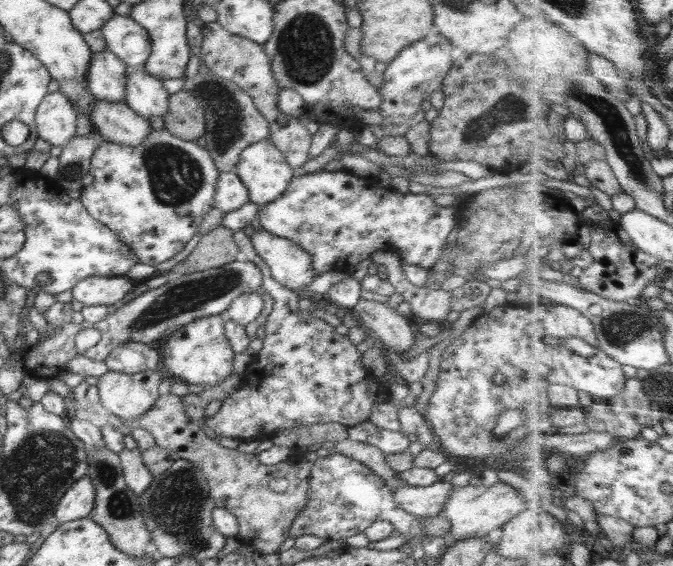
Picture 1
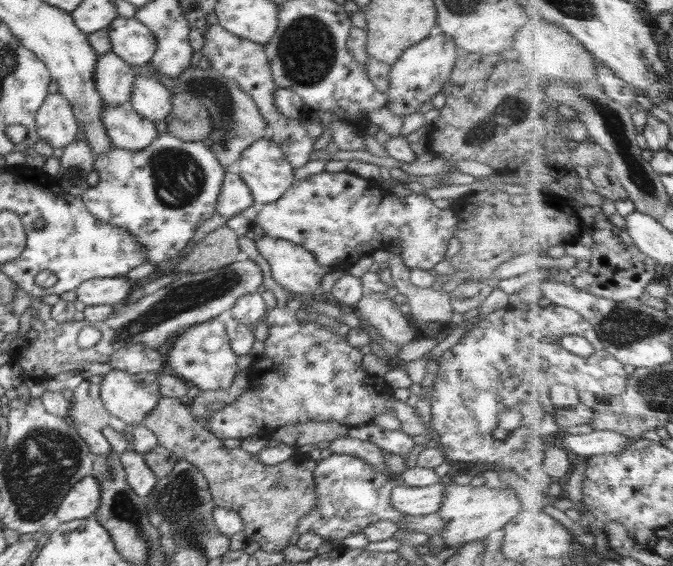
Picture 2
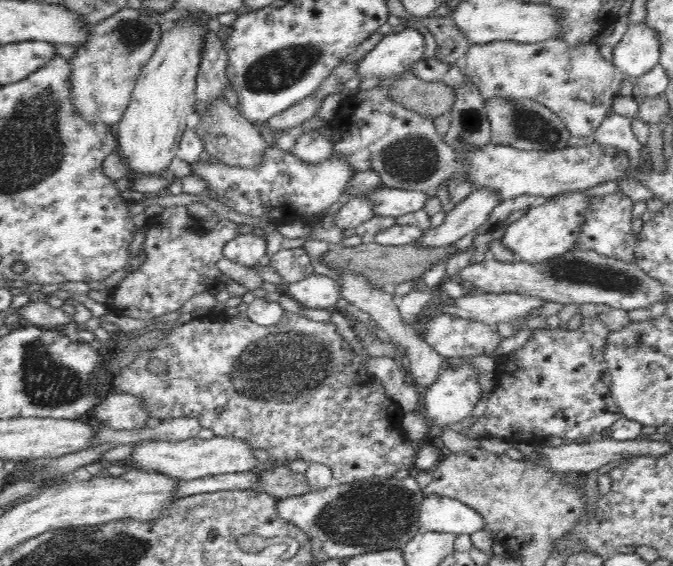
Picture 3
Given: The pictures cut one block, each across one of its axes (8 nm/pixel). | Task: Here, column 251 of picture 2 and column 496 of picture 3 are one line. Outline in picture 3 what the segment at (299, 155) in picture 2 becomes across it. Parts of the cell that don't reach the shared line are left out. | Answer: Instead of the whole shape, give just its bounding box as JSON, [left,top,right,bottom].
[465,38,629,136]

